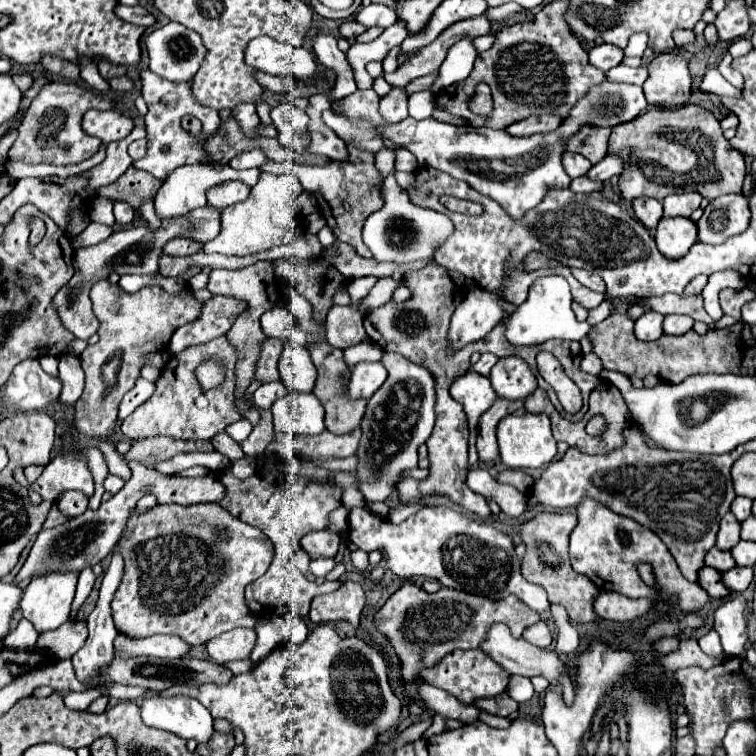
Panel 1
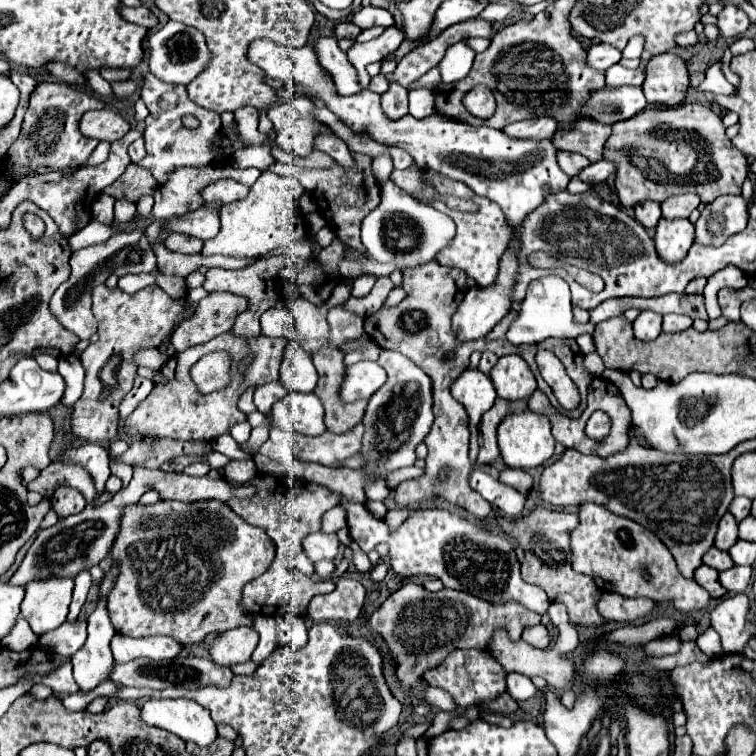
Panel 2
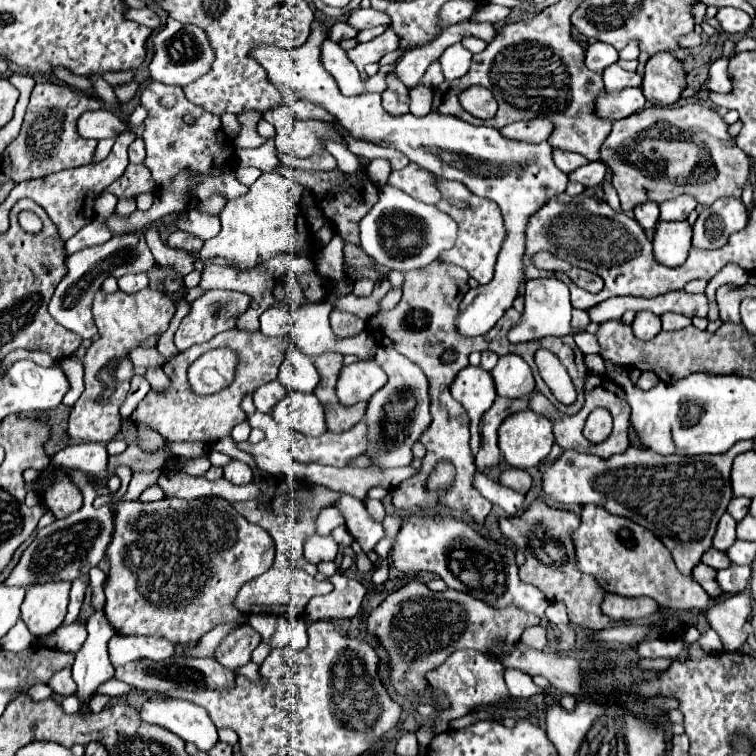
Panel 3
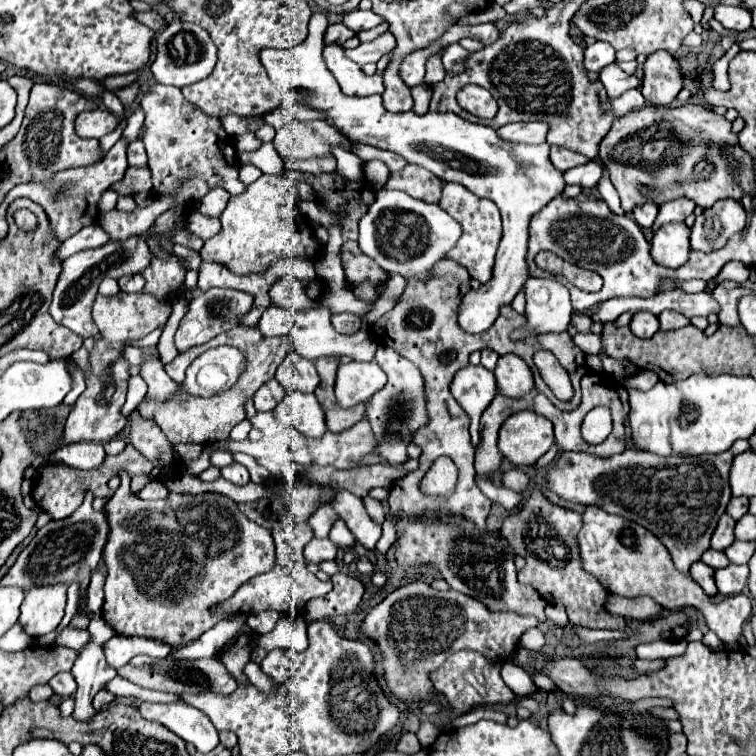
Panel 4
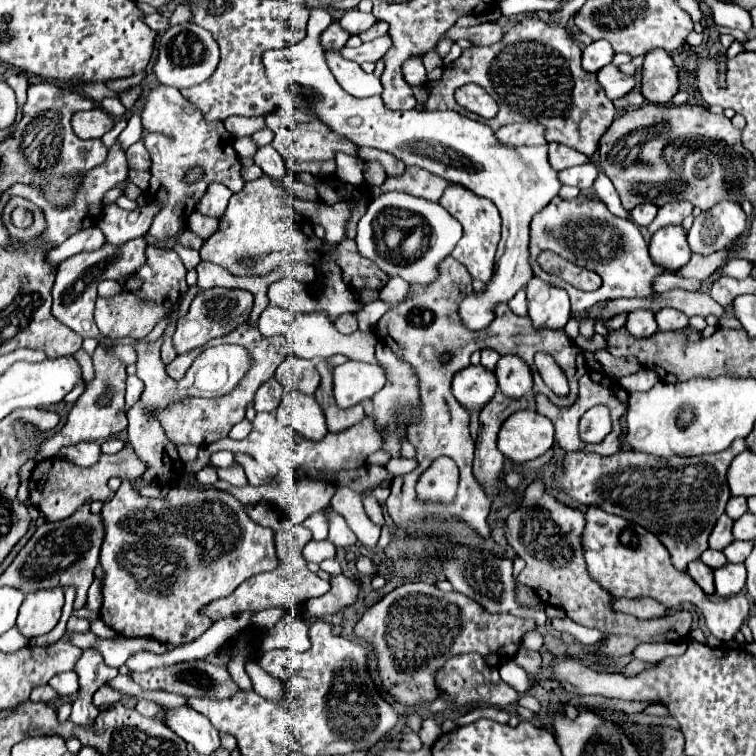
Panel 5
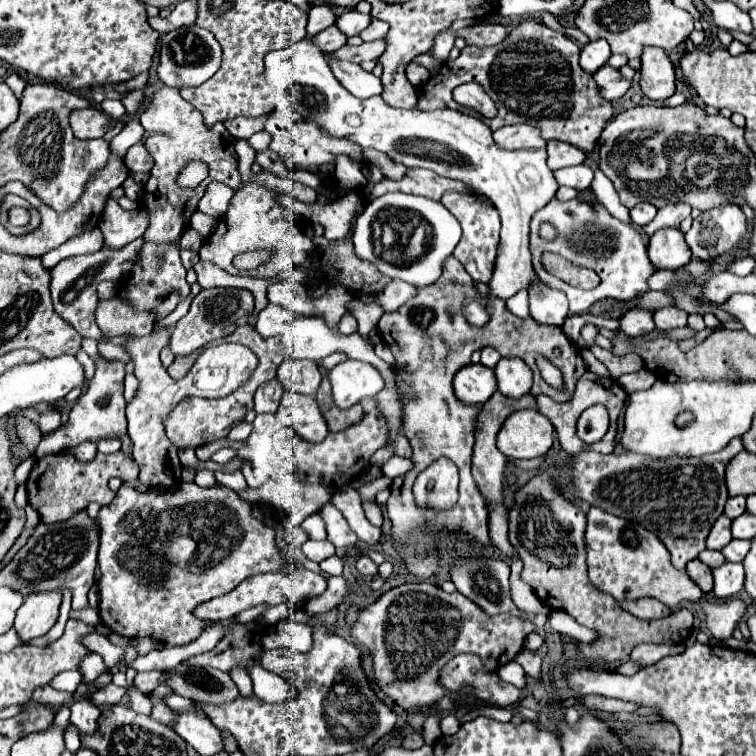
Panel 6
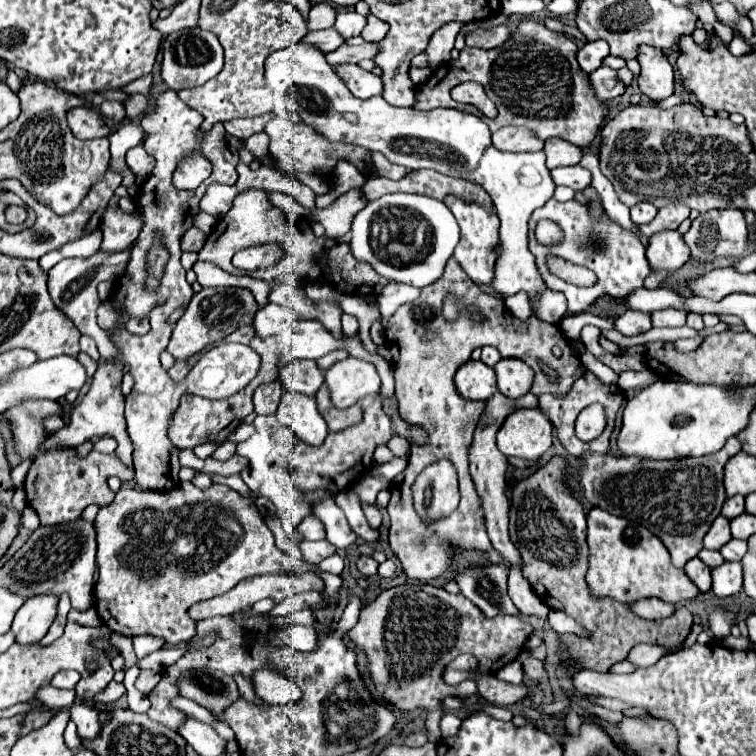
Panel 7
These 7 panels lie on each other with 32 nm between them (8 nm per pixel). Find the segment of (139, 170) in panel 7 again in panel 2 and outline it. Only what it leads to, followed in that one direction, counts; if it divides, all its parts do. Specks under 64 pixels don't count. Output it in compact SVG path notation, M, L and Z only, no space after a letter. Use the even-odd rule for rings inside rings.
M140 138L140 140L136 140L136 142L132 142L130 146L128 146L128 154L130 154L130 158L132 158L132 162L136 164L136 162L140 162L144 156L146 156L146 148L144 148L144 140Z

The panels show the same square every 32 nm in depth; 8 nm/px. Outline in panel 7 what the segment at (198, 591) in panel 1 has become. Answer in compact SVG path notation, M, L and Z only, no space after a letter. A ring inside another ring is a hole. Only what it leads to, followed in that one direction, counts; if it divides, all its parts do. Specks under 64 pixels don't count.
M186 484L168 492L142 492L132 486L122 486L114 502L100 508L94 526L98 532L96 560L100 570L96 582L96 610L100 620L122 636L152 634L164 638L168 644L188 642L196 636L196 620L186 616L192 604L220 596L248 576L290 572L292 564L292 558L276 548L274 534L264 524L254 502L222 484L212 484L206 490Z

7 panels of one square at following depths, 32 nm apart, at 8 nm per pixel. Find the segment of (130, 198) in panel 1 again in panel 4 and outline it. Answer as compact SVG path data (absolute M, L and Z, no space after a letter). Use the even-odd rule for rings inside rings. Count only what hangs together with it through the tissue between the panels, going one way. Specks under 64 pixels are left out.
M130 166L124 174L124 178L116 184L112 184L112 190L118 192L118 196L132 196L138 192L150 192L152 190L152 176L148 168L136 168Z

